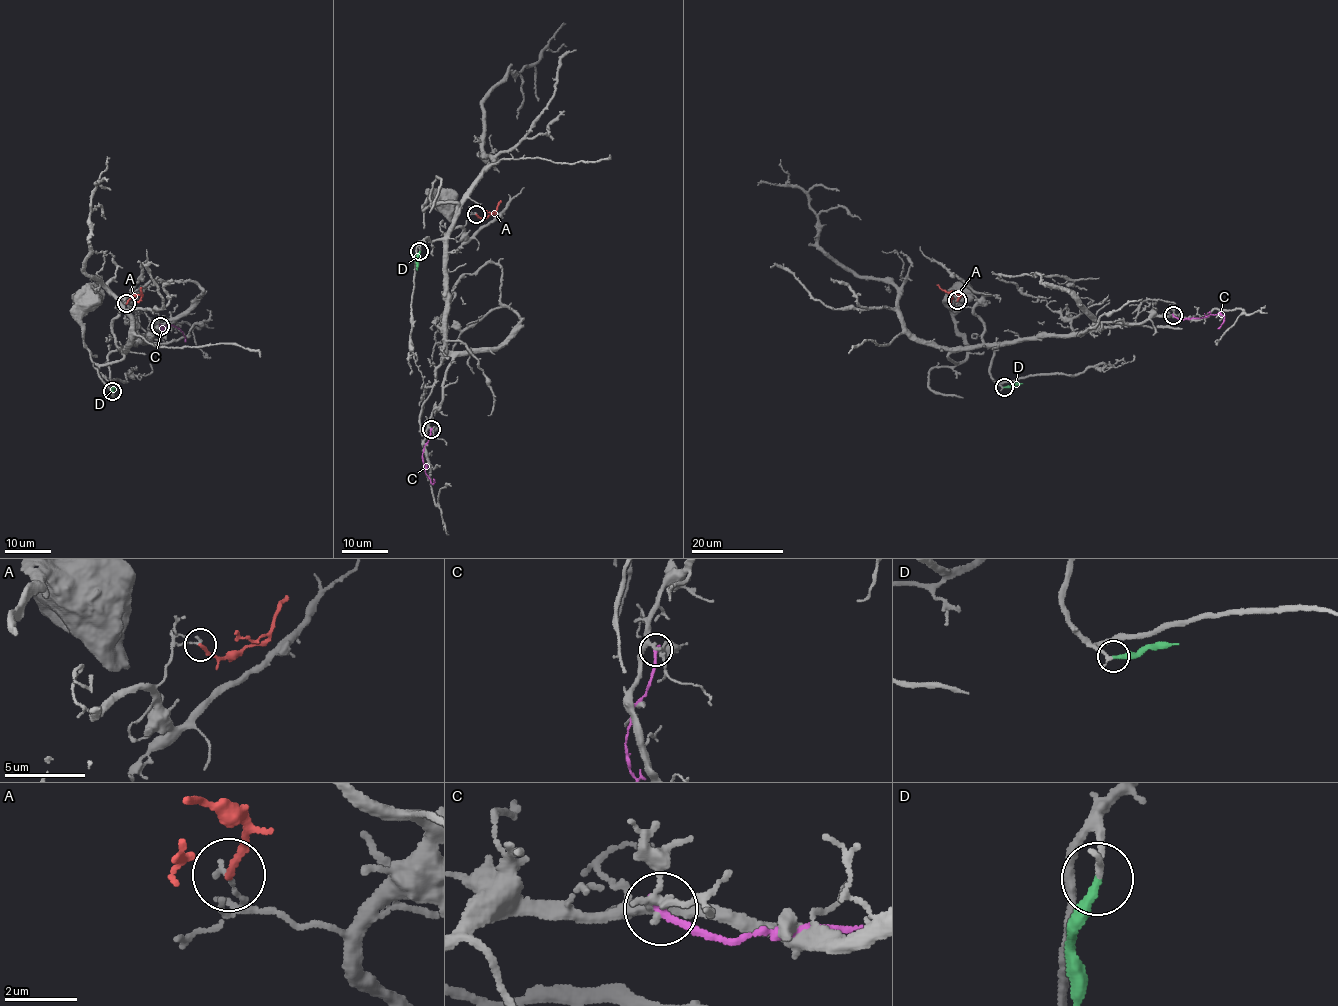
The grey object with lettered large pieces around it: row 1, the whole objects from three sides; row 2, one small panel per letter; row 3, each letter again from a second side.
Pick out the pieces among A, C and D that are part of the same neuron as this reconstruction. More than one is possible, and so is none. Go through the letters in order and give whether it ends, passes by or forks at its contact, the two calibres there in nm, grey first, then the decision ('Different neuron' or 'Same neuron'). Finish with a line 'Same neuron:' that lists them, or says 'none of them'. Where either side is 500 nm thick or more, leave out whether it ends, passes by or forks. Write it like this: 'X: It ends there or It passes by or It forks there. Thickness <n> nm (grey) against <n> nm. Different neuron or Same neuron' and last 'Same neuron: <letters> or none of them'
A: It ends there. Thickness 140 nm (grey) against 200 nm. Different neuron
C: It ends there. Thickness 260 nm (grey) against 200 nm. Different neuron
D: It ends there. Thickness 220 nm (grey) against 260 nm. Same neuron
Same neuron: D

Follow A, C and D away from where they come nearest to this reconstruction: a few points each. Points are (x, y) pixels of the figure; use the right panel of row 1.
A: (957, 301), (959, 295), (947, 292), (936, 284)
C: (1174, 316), (1183, 319), (1219, 313), (1224, 317), (1217, 329)
D: (1004, 387), (1023, 384)

